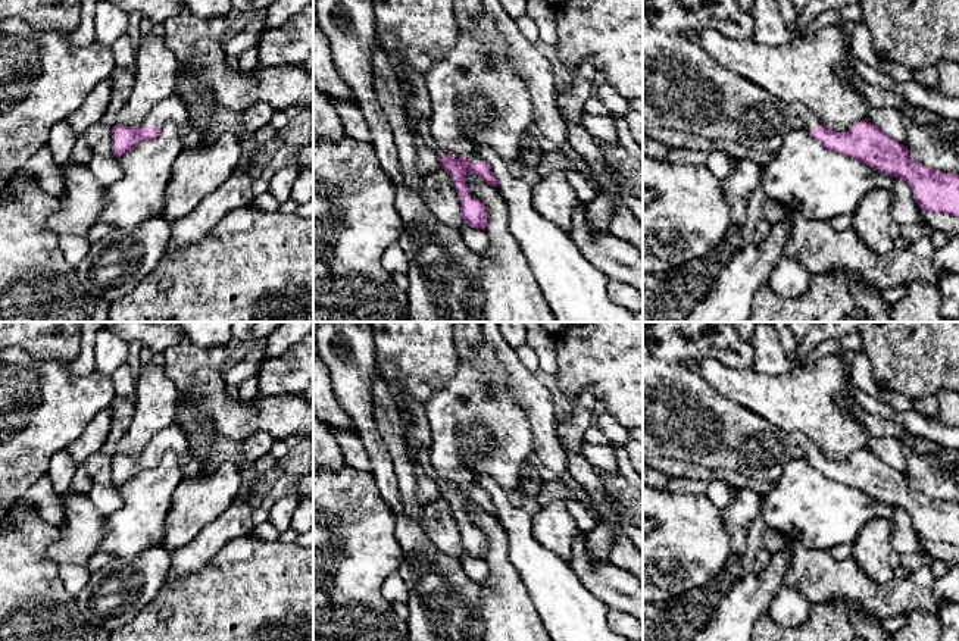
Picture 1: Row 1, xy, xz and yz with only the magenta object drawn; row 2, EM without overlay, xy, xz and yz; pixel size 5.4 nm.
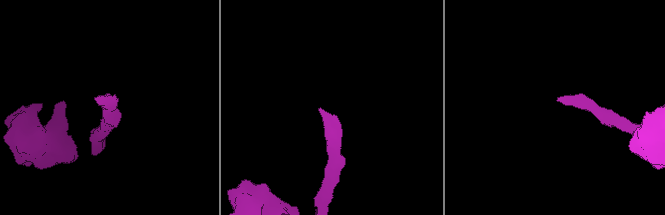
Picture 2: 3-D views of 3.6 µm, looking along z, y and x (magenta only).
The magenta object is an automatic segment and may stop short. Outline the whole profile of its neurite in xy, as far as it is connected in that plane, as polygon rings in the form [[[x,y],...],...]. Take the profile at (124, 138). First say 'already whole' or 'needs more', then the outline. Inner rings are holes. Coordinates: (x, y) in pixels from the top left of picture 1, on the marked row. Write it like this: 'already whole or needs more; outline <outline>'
needs more; outline [[[172,94],[156,104],[140,126],[116,123],[112,128],[112,154],[121,157],[140,143],[159,137],[165,122],[182,126],[190,122],[190,107],[178,94]]]

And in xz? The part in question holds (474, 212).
needs more; outline [[[484,7],[469,25],[459,28],[453,49],[424,75],[432,107],[431,135],[441,148],[456,156],[438,156],[440,165],[456,188],[463,223],[485,231],[485,206],[469,196],[465,173],[472,172],[497,188],[490,165],[477,154],[481,146],[494,150],[506,163],[519,159],[522,137],[534,123],[528,87],[518,75],[494,19]]]

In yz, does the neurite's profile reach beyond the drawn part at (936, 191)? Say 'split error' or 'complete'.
split error

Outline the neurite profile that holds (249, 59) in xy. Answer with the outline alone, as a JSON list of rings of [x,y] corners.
[[[252,47],[243,51],[240,56],[240,69],[253,71],[259,66],[259,50],[257,47]]]

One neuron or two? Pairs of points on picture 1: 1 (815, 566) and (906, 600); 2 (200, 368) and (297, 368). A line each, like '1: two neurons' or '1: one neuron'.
1: one neuron
2: two neurons

